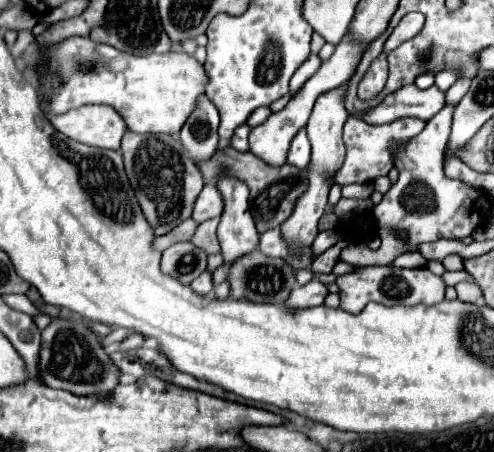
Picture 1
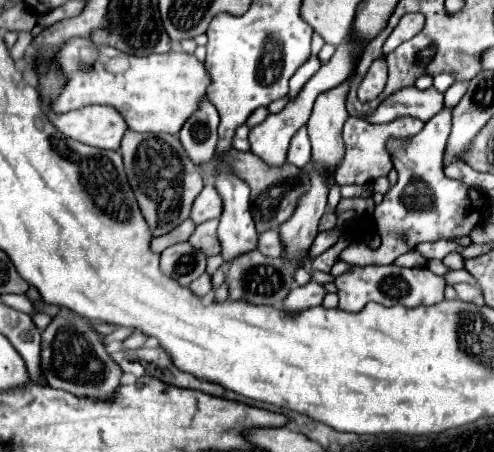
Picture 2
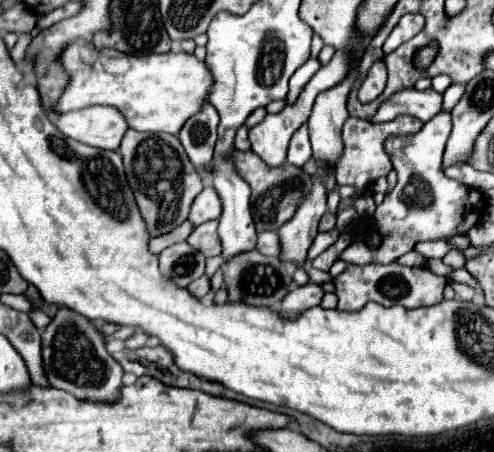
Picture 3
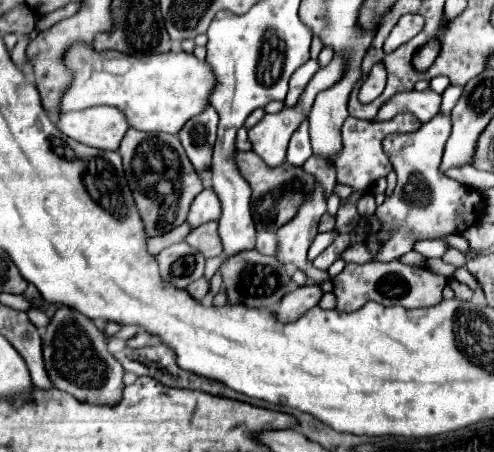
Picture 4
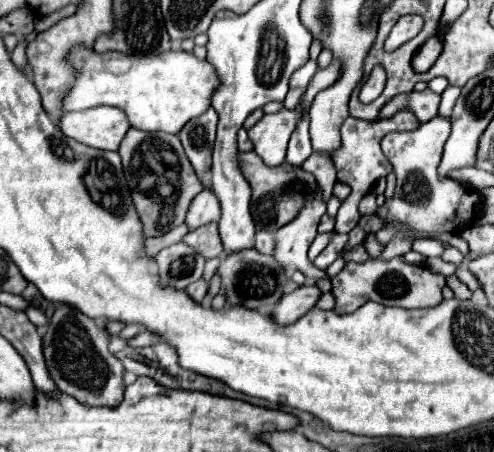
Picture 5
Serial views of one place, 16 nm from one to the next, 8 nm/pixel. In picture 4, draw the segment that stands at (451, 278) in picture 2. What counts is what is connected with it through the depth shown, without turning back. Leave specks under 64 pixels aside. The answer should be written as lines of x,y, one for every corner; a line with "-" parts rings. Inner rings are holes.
460,266
460,268
456,268
456,272
454,272
454,276
460,280
460,282
464,282
468,288
472,288
472,290
476,290
478,288
478,280
468,272
468,268
466,266

